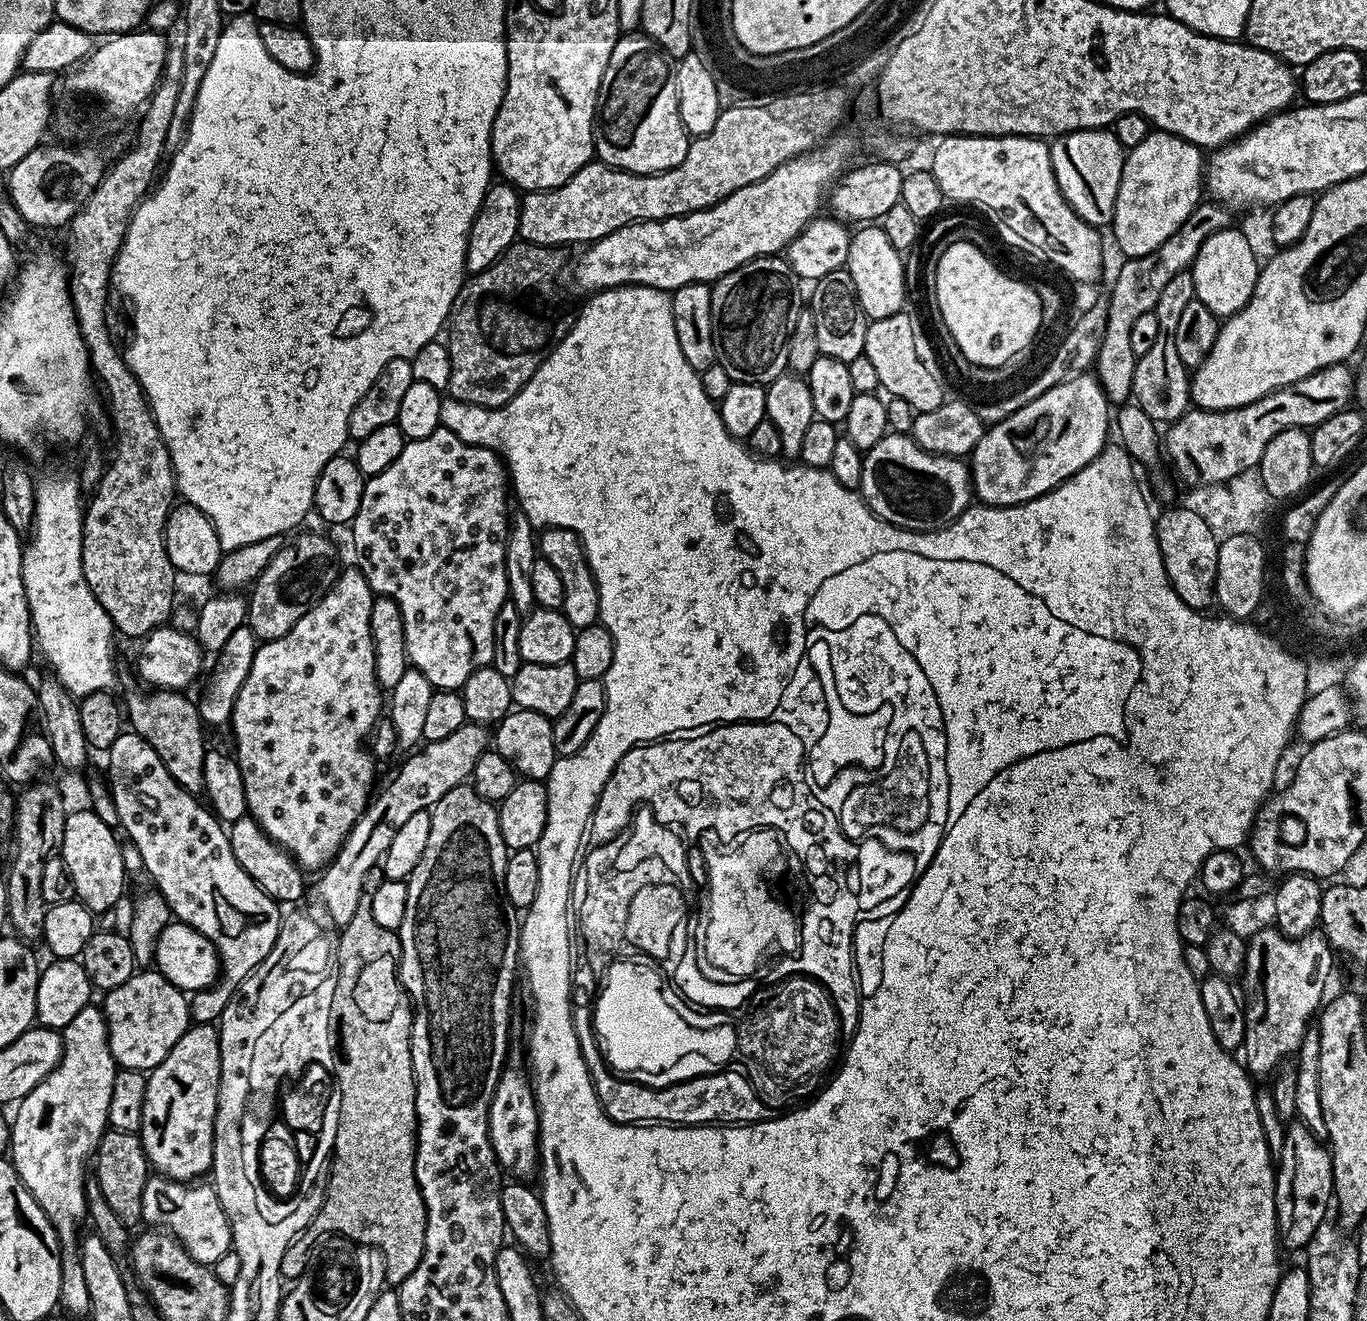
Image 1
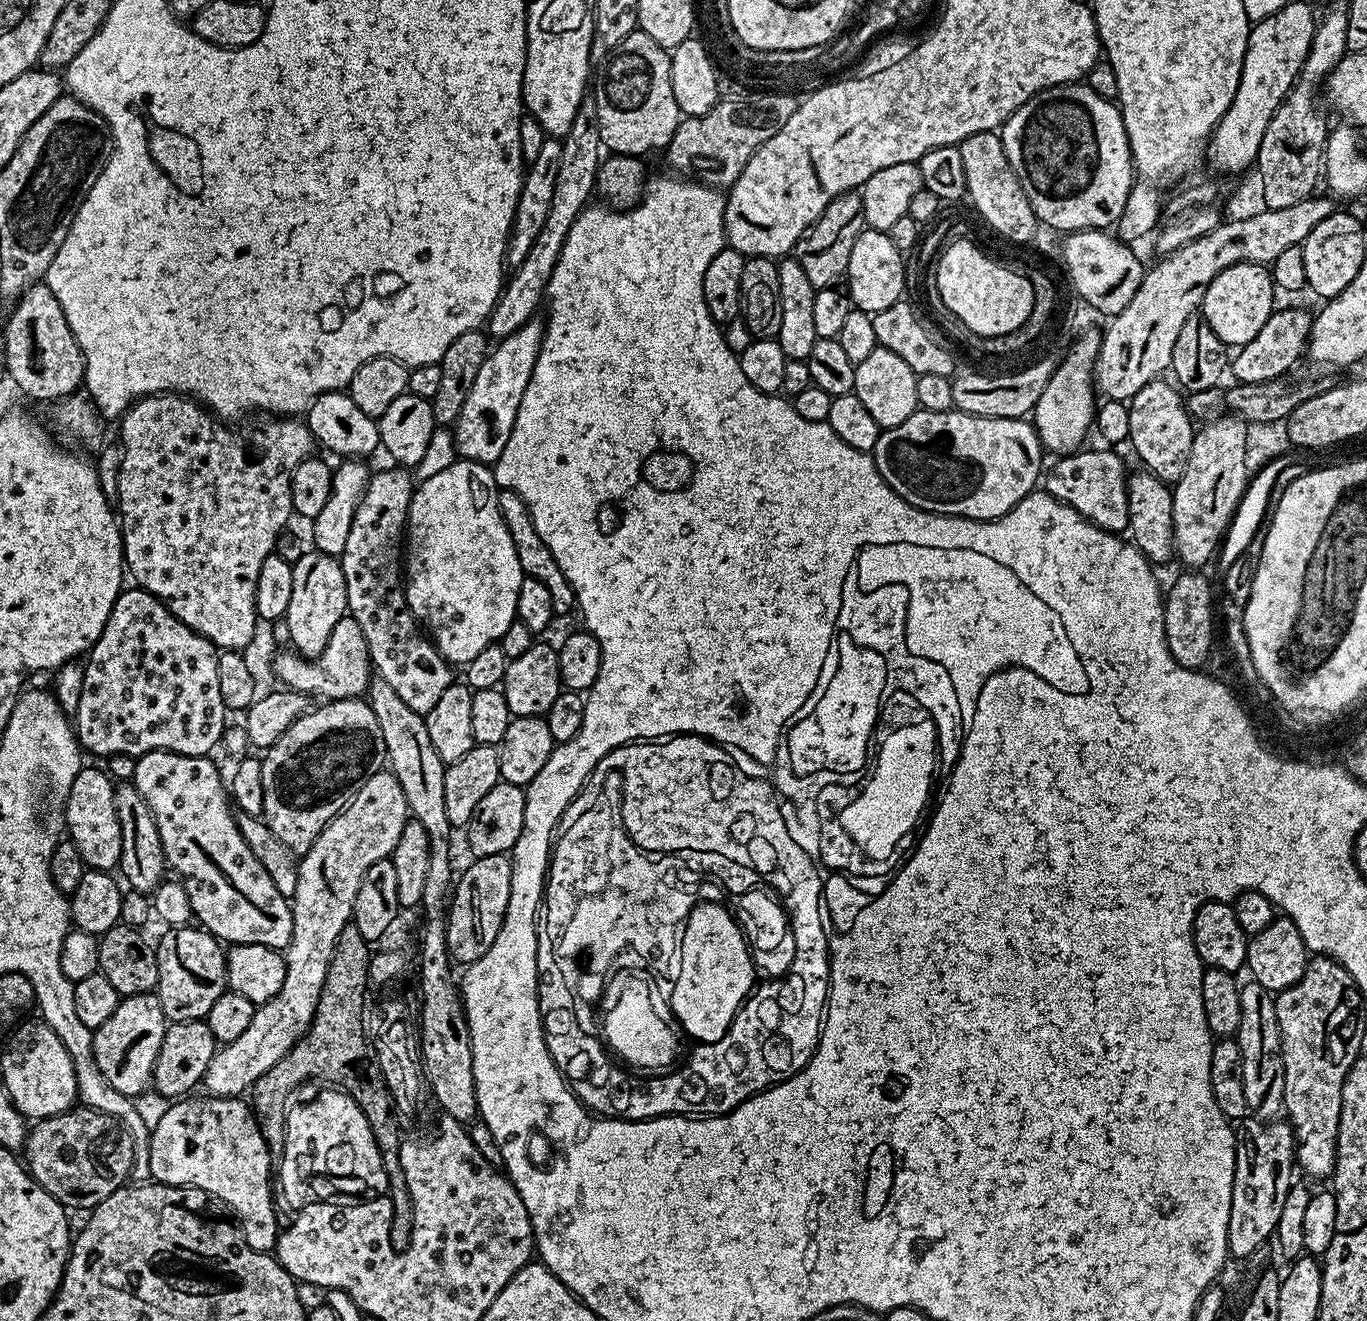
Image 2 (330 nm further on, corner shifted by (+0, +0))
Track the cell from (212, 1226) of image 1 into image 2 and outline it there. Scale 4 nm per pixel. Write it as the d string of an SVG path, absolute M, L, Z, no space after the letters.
M205 1095L204 1100L192 1099L180 1098L169 1103L172 1105L157 1118L156 1124L154 1120L151 1125L148 1137L151 1179L158 1184L171 1184L173 1188L200 1188L219 1203L221 1200L226 1207L232 1208L231 1215L238 1221L245 1242L254 1250L271 1253L278 1237L276 1212L272 1209L272 1184L268 1181L274 1160L268 1155L251 1107L243 1099L231 1096Z

